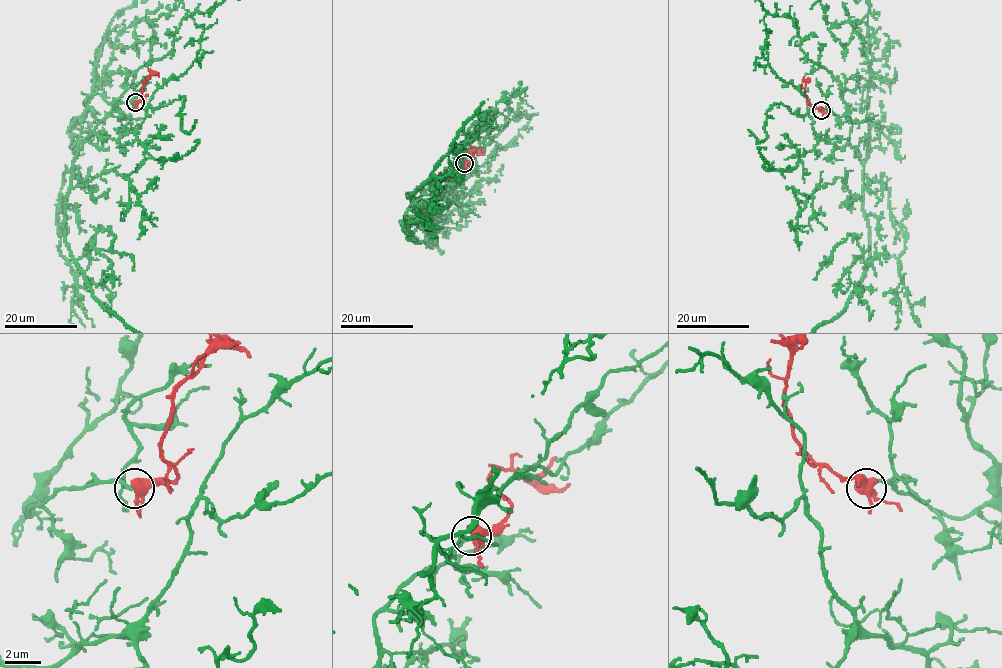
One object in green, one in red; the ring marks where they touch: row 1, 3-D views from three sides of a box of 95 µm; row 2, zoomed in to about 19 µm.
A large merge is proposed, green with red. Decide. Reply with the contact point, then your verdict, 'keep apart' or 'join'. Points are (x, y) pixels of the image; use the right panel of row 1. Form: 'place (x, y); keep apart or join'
place (821, 110); join

